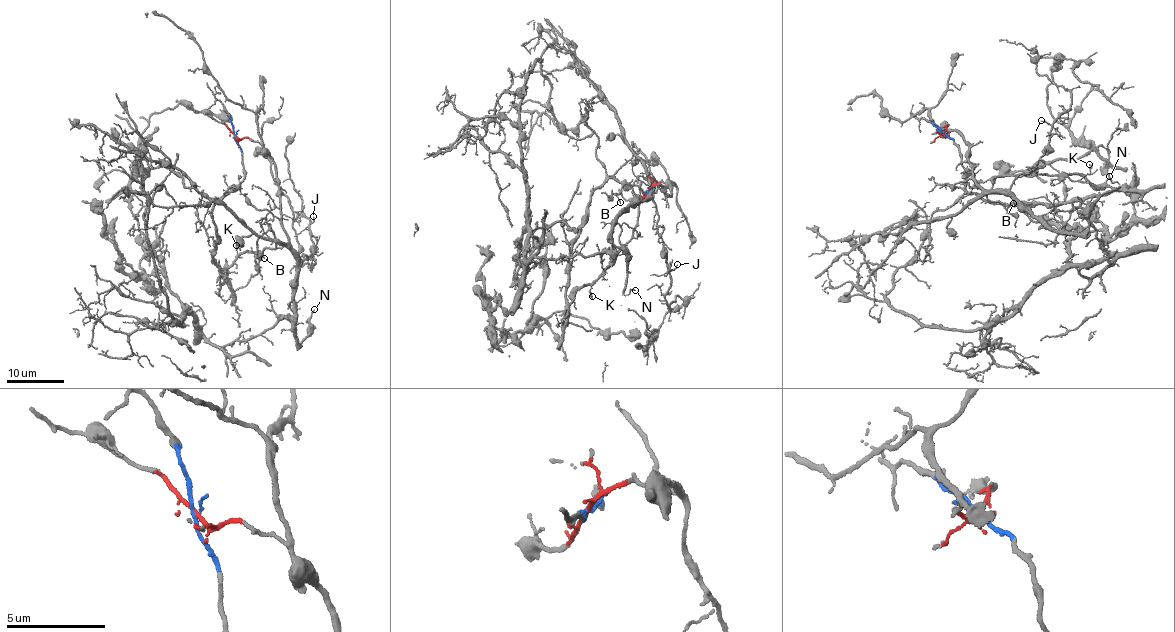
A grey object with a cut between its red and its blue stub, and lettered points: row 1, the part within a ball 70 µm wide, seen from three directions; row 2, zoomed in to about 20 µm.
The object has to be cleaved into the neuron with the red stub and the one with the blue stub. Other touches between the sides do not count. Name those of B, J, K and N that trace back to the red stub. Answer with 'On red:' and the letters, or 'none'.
On red: J, N

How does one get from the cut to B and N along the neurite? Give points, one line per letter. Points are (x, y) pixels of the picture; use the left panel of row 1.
B: (235, 134), (244, 179), (215, 205), (213, 257), (223, 277), (244, 252), (275, 248), (268, 226), (263, 258)
N: (235, 134), (255, 141), (272, 159), (283, 229), (300, 271), (293, 324), (300, 344), (314, 310)

